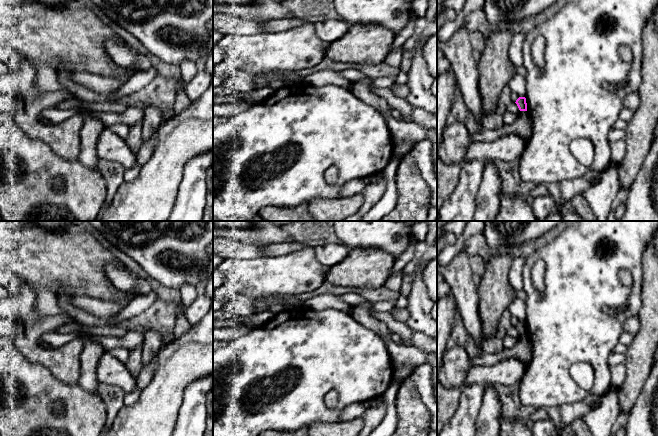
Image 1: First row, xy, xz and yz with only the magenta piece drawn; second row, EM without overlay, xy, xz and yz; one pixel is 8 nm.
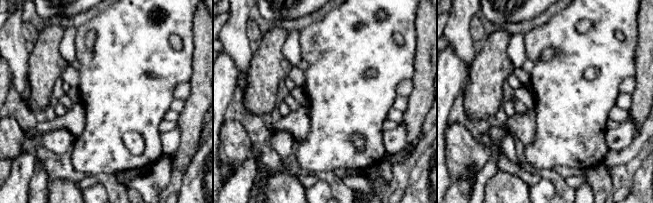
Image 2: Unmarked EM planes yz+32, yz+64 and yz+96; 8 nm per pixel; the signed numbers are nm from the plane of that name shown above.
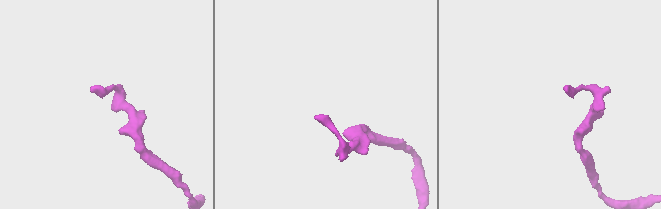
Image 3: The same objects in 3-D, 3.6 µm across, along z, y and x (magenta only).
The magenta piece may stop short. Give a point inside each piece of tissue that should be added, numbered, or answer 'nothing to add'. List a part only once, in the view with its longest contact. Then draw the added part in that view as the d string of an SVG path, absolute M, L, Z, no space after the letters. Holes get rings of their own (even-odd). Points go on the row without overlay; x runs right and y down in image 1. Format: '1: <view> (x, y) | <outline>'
nothing to add

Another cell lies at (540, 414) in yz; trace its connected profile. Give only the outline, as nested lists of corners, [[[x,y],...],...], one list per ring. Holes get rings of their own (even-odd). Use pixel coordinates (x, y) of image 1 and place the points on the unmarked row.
[[[540,408],[536,409],[535,412],[529,414],[529,421],[530,422],[535,422],[539,420],[544,420],[550,418],[548,413],[546,412],[545,409]]]

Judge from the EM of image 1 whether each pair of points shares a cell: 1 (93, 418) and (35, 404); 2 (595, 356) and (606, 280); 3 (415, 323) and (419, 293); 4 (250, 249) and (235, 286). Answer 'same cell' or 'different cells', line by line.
1: same cell
2: same cell
3: same cell
4: different cells

